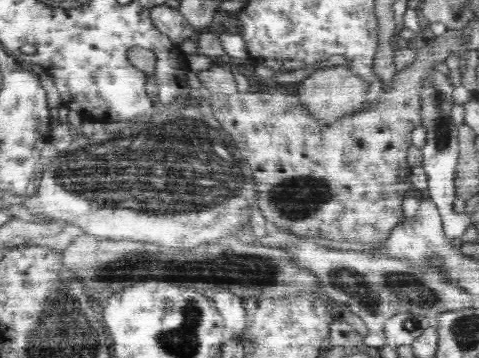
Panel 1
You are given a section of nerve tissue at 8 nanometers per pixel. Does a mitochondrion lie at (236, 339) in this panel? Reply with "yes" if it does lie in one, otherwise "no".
no

